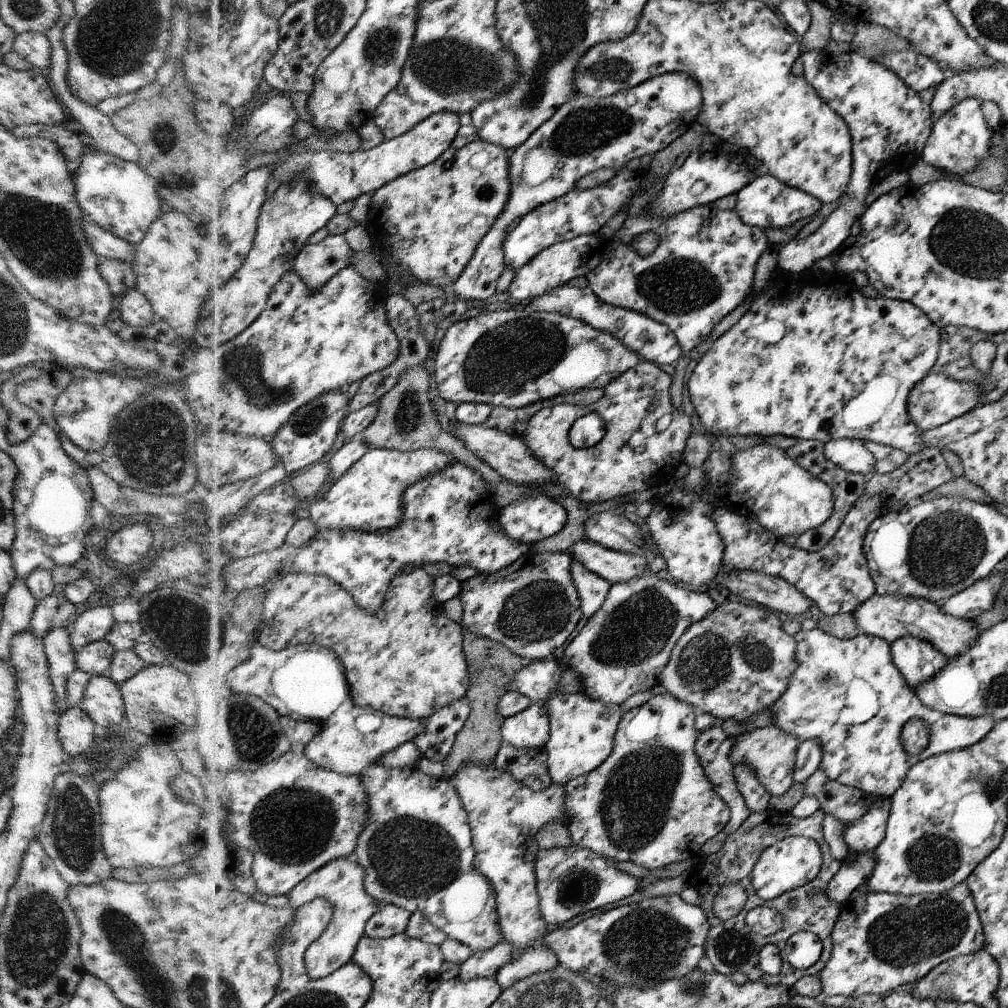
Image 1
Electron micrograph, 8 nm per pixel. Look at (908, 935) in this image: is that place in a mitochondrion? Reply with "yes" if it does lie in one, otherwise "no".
yes

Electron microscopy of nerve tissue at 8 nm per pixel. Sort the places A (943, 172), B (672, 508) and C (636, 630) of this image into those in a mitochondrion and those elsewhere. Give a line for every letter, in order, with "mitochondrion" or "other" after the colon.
A: other
B: other
C: mitochondrion

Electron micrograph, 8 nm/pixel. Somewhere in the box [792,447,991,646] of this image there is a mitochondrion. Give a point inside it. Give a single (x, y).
(941, 552)

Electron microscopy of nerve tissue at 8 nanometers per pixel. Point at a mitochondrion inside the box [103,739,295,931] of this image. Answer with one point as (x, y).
(151, 904)

